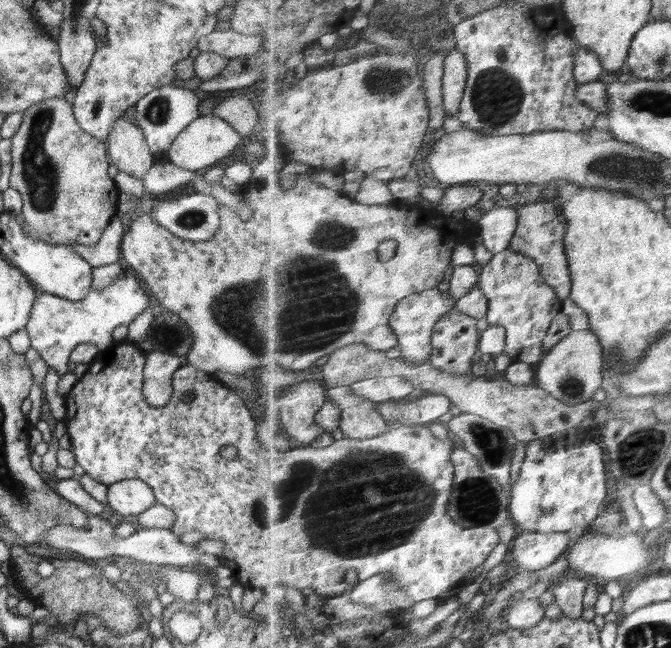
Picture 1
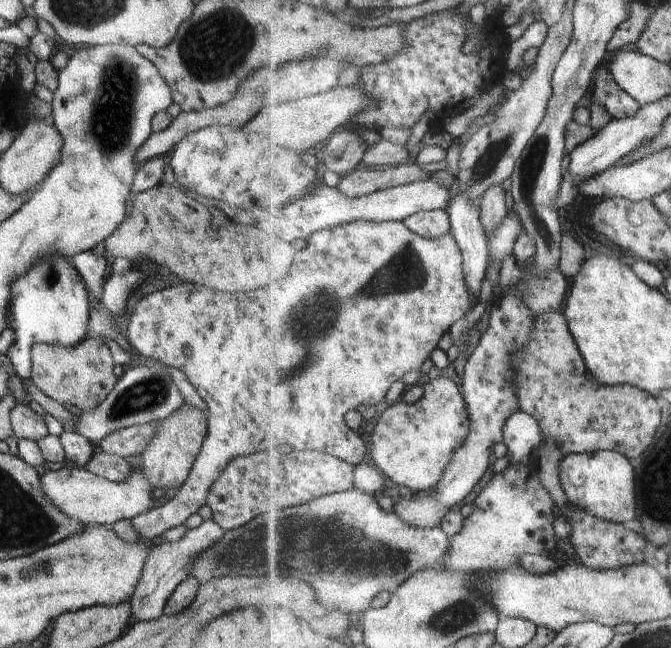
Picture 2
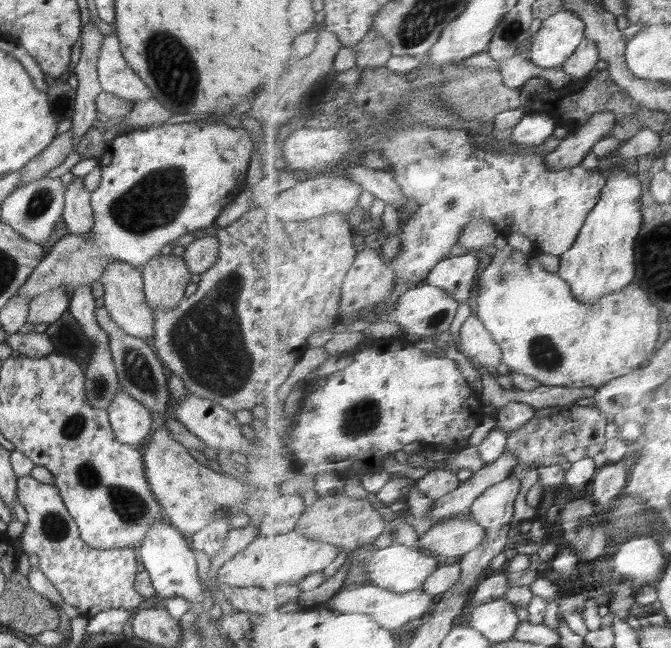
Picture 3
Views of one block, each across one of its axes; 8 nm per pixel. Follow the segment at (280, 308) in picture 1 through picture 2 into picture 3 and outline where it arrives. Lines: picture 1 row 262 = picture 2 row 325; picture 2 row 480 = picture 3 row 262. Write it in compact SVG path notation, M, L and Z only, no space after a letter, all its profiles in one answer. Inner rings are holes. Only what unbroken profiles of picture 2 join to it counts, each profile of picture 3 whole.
M214 236L193 237L185 246L183 259L191 274L206 272L218 260L219 240Z

